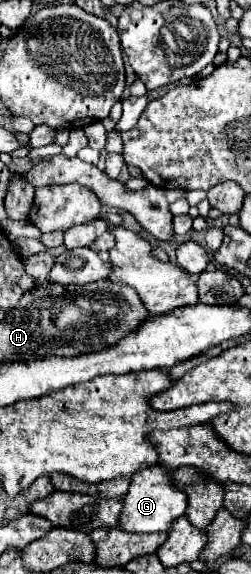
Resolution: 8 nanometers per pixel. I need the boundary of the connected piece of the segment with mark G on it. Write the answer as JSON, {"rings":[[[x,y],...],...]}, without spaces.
{"rings":[[[158,464],[148,466],[130,478],[130,490],[122,498],[122,504],[118,528],[124,532],[166,532],[166,528],[186,512],[186,496],[182,496],[178,488],[170,488],[170,472],[162,472]]]}

